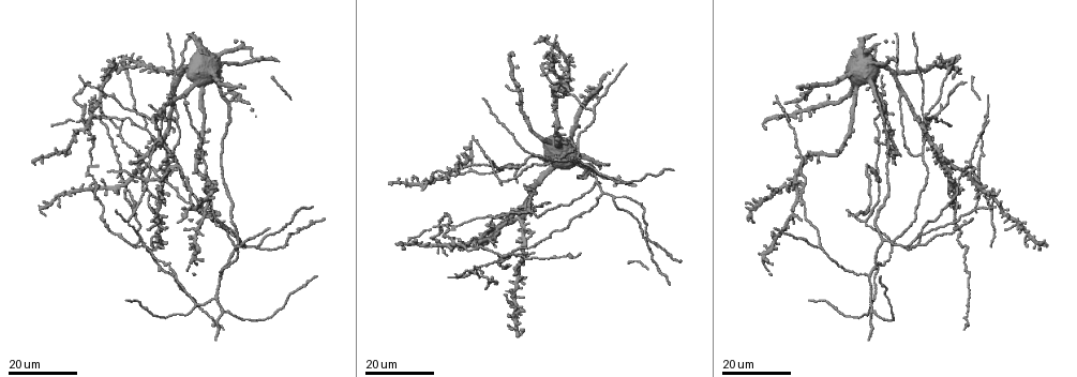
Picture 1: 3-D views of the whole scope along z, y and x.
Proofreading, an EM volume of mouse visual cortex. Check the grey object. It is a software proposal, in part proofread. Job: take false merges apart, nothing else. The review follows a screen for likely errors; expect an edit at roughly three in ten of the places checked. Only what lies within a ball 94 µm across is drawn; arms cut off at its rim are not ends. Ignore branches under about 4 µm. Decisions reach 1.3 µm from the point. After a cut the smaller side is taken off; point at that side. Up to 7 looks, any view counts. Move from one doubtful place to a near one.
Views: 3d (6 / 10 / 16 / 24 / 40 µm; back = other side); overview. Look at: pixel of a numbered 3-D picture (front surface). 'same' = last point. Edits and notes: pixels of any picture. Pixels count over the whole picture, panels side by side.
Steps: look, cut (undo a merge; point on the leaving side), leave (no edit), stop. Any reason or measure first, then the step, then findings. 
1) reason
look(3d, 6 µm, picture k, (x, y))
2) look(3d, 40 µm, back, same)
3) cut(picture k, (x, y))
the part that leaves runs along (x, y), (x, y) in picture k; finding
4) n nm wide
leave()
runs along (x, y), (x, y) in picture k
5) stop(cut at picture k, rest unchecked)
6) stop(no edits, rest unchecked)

four arms meet
look(3d, 24 µm, picture 1, (213, 299))

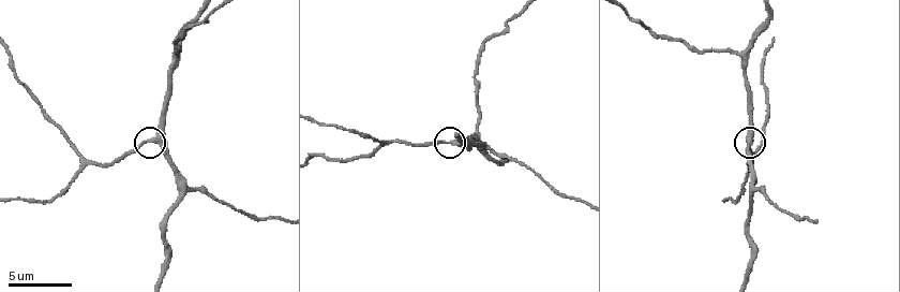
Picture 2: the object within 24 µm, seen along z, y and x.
look(3d, 6 µm, picture 2, (155, 138))

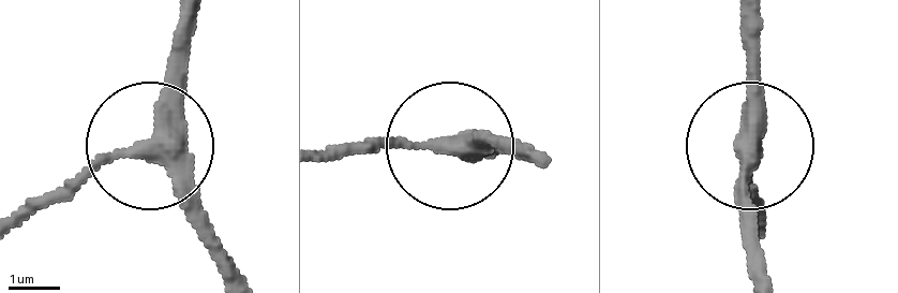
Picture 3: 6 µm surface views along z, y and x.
4 arms
leave()
runs along (190, 24), (190, 62), (151, 151), (224, 250) in picture 3; one neuron here

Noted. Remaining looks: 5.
small branch off a trunk
look(3d, 16 µm, picture 1, (498, 179))

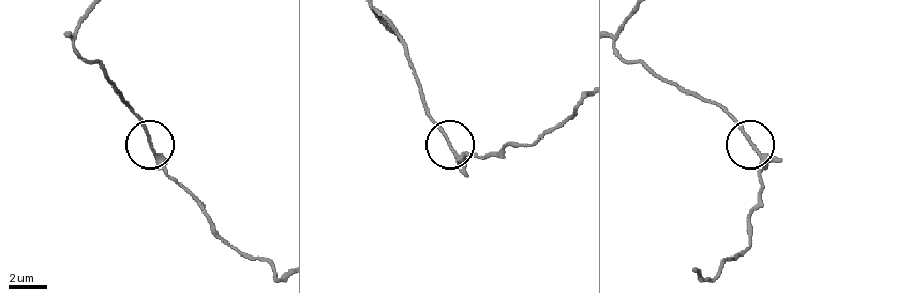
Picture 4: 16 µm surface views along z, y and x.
look(3d, 10 µm, picture 4, (152, 151))

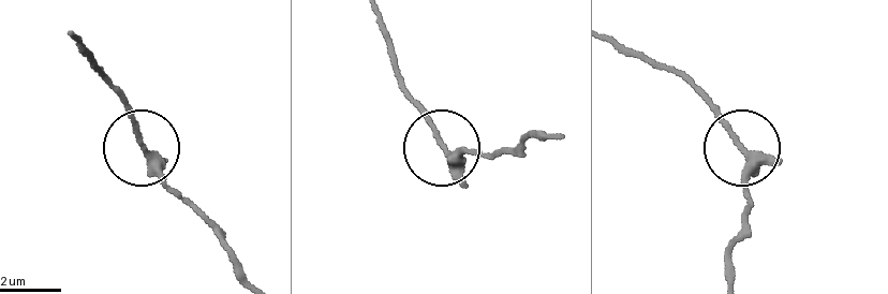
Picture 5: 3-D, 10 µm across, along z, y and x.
look(3d, 6 µm, picture 5, (741, 147))

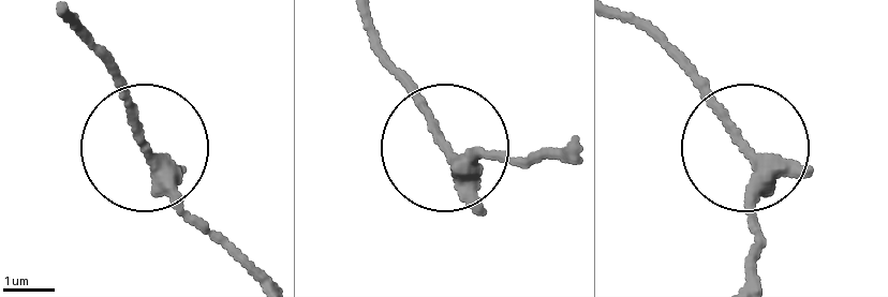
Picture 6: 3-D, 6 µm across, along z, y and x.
3 arms
leave()
continuous, no second neuron

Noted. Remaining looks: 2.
look(3d, 24 µm, picture 1, (803, 187))

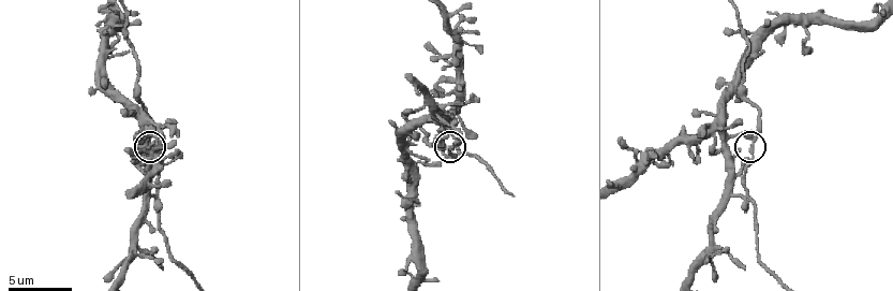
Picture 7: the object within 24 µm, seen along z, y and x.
look(3d, 10 µm, picture 7, (753, 138))

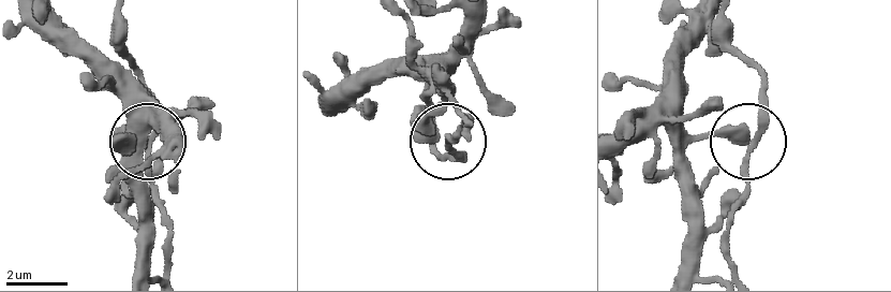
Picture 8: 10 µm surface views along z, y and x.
190 nm wide
leave()
continuous, no second neuron

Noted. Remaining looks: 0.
stop(no edits, rest unchecked)

